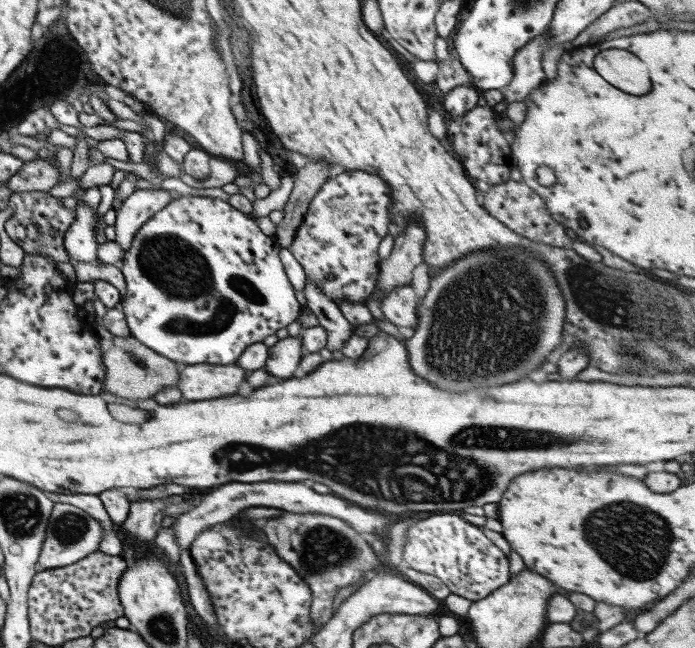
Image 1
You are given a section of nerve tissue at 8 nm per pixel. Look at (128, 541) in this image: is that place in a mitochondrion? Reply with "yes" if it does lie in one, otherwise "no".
no

